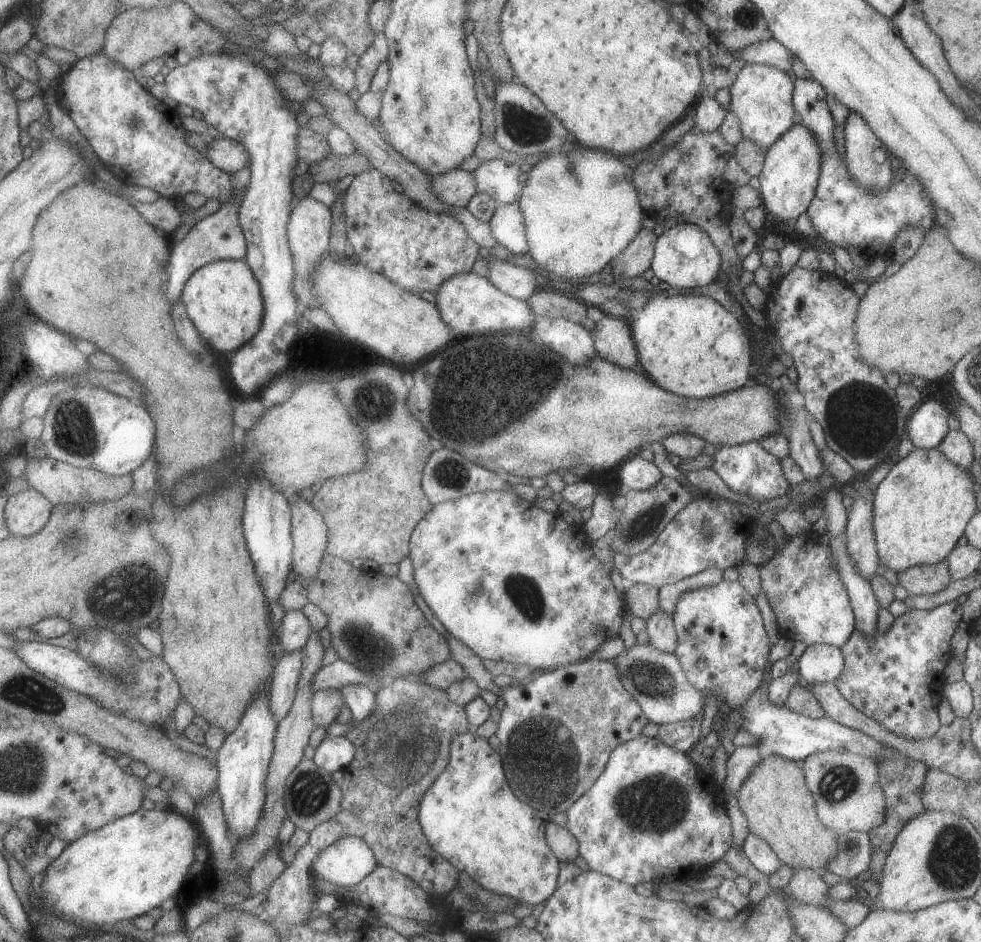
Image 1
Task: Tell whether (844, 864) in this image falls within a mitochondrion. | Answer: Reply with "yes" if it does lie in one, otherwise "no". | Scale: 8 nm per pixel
no

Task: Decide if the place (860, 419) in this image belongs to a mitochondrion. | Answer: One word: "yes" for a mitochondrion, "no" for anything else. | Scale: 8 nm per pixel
yes

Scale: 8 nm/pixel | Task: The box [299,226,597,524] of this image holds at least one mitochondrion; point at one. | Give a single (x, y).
(465, 407)

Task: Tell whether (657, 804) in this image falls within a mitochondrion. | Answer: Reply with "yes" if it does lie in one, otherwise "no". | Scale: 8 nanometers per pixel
yes

